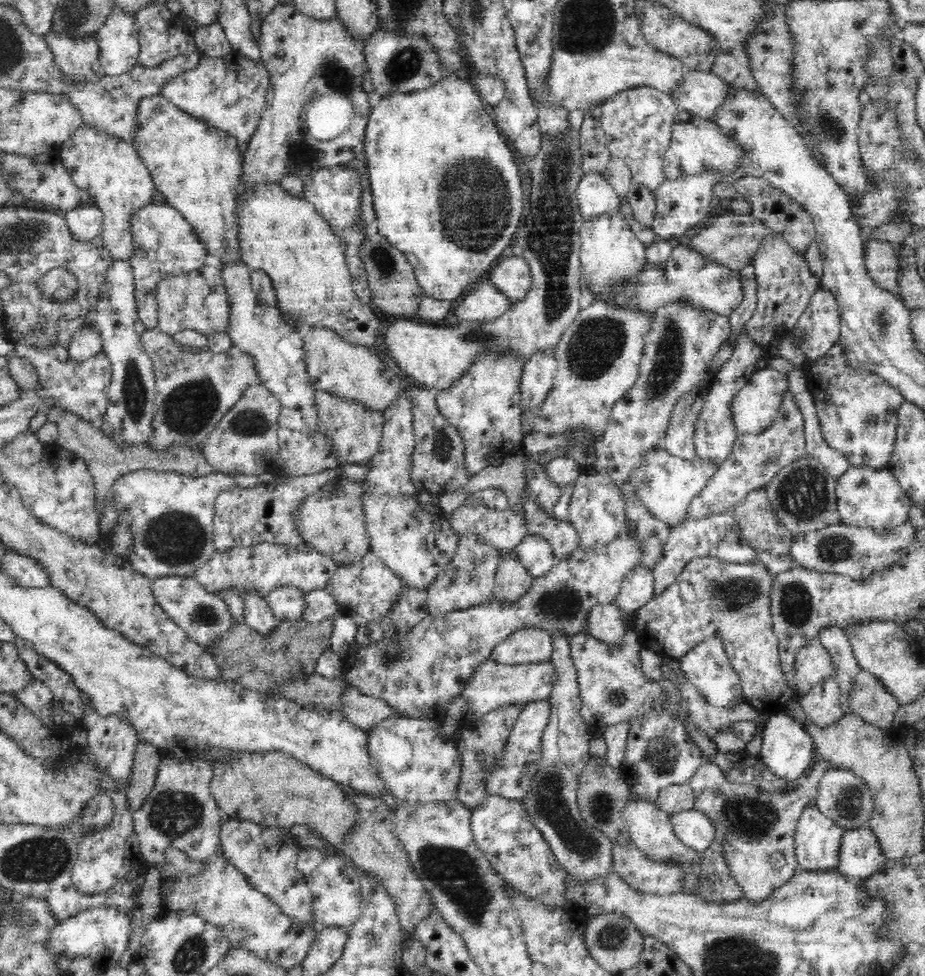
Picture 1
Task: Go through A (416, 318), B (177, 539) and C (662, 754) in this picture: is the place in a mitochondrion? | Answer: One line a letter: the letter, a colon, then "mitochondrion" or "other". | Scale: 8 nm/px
A: other
B: mitochondrion
C: mitochondrion

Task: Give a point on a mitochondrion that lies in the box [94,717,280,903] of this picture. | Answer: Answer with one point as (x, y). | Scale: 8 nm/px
(172, 812)

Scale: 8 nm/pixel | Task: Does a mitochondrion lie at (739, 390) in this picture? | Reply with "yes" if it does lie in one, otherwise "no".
no

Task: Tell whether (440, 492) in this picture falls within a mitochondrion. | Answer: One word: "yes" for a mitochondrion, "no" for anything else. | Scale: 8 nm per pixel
no

